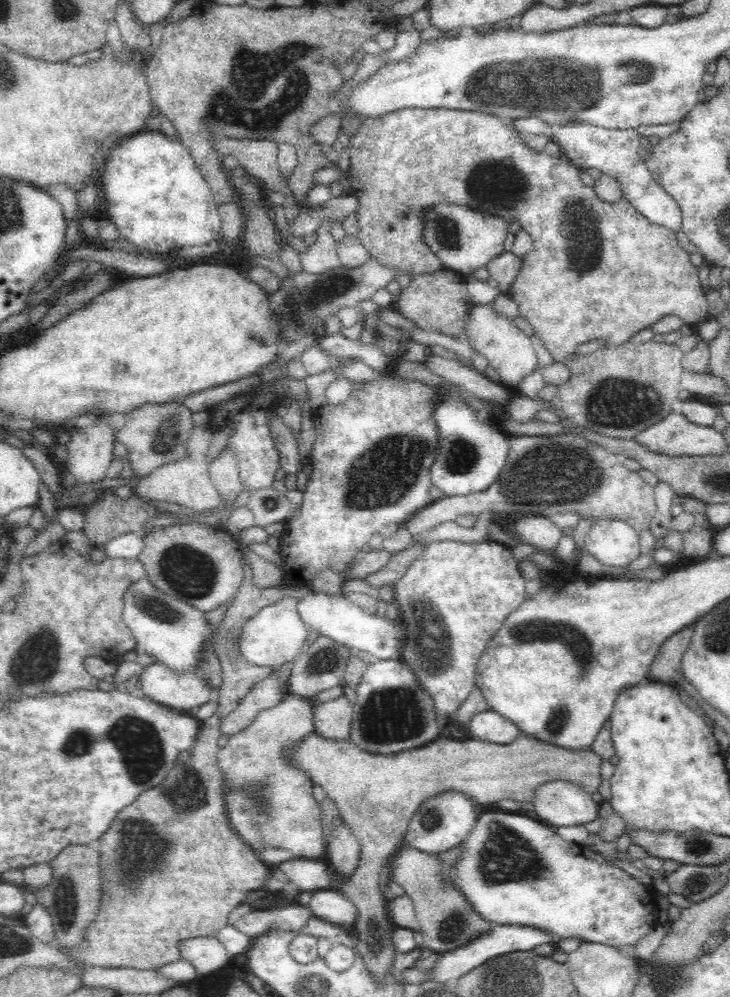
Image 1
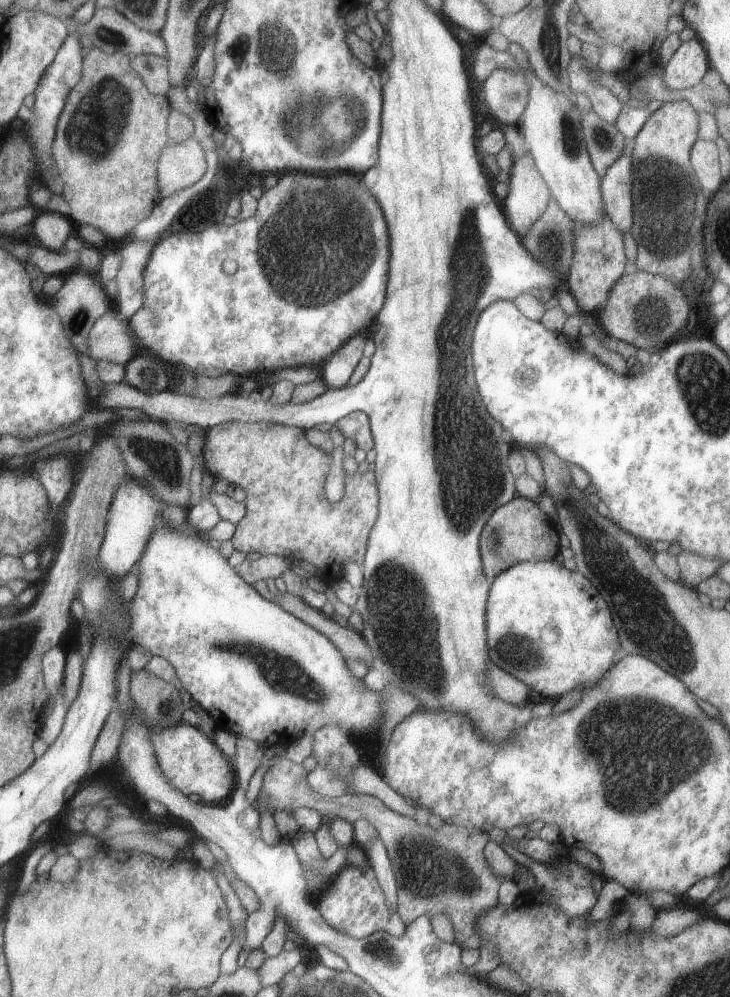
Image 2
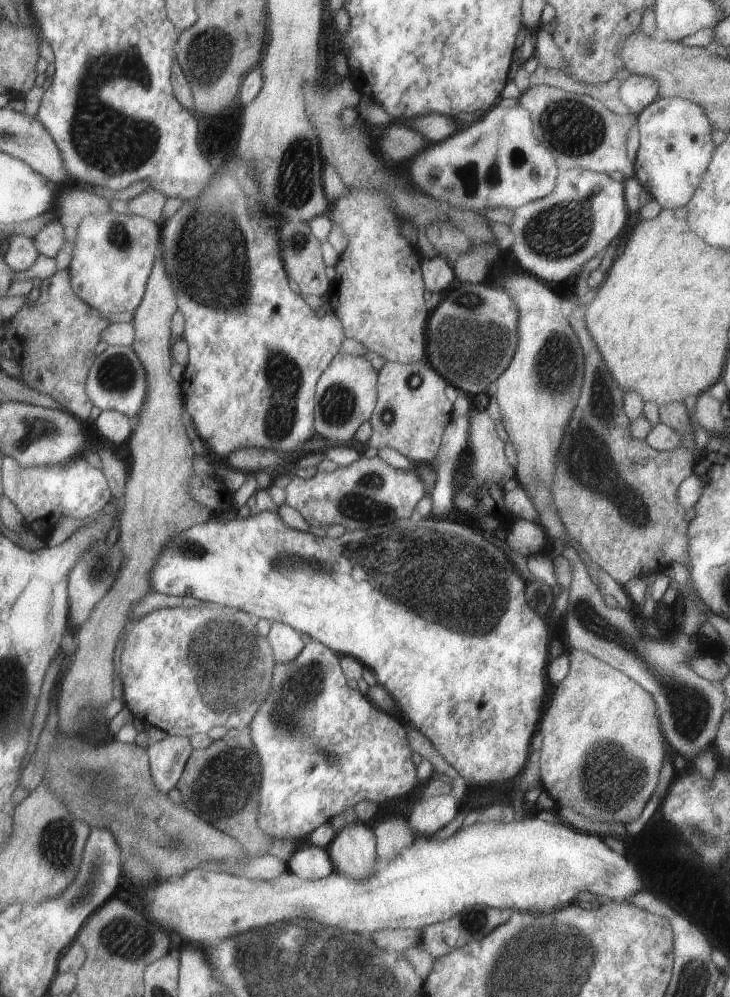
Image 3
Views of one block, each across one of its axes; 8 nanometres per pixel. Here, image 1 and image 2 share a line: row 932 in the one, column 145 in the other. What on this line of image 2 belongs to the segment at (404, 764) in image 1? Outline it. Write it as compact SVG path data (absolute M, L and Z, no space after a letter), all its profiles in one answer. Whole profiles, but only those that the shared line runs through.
M136 356L125 365L128 385L146 394L166 391L170 386L162 360L154 356Z

